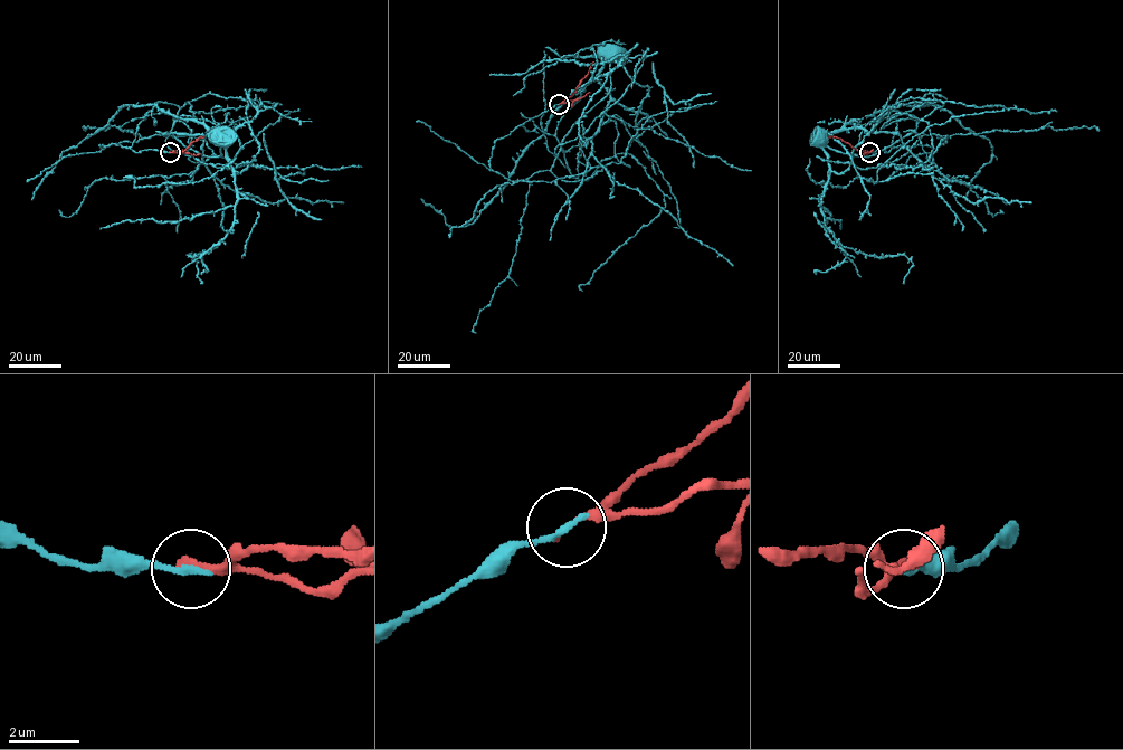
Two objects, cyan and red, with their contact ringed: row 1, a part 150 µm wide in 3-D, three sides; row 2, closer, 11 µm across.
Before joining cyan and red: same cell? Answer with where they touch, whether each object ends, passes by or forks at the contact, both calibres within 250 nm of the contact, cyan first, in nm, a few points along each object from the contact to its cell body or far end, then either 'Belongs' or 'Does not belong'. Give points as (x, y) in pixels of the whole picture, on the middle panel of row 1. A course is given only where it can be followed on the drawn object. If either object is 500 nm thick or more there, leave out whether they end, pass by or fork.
Place: (559, 104). At the ring cyan ends. At the ring red ends. Thickness 240 nm (cyan) against 200 nm. Course of cyan: (559, 103), (498, 139), (489, 168), (512, 180), (551, 169), (626, 55), (580, 119), (586, 146), (591, 138). Course of red: (559, 103), (573, 93), (593, 62). Does not belong

